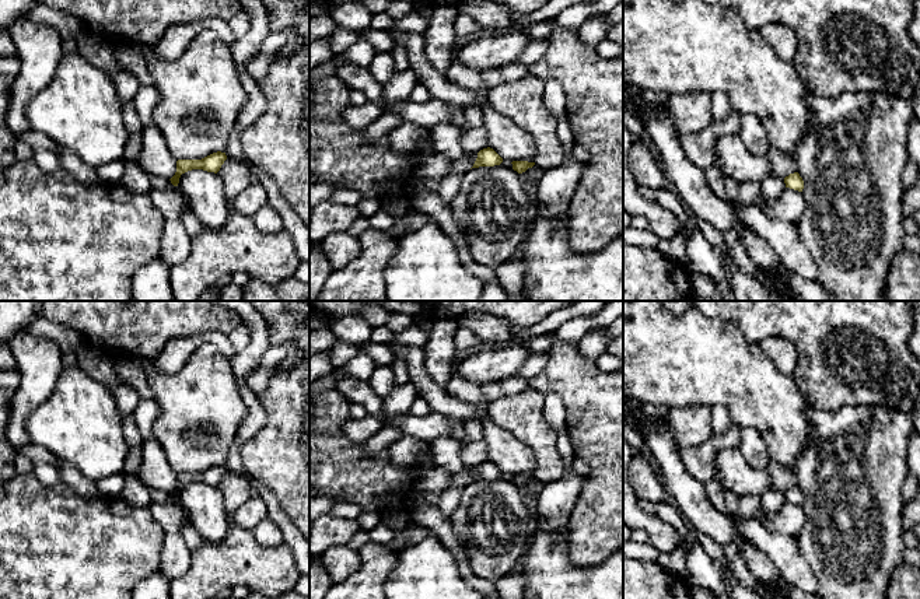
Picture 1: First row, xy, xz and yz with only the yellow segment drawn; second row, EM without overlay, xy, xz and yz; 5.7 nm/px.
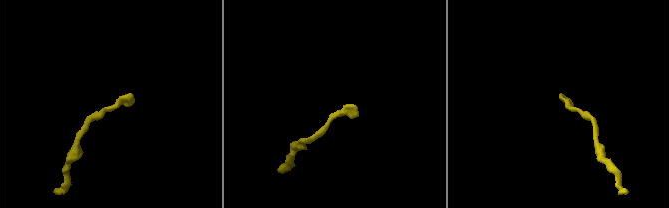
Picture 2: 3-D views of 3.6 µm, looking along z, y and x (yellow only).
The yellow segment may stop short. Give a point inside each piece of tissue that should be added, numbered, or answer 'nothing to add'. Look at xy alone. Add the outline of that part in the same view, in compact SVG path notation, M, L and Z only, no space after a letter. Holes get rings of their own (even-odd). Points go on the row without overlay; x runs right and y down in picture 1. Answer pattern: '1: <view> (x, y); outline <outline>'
nothing to add

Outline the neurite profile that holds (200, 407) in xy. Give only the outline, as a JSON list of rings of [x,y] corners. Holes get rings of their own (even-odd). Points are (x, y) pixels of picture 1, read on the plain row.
[[[211,343],[200,344],[176,374],[155,368],[153,360],[144,360],[144,371],[160,406],[153,424],[153,435],[165,452],[176,473],[202,473],[213,466],[225,466],[237,434],[248,414],[239,393],[231,360]]]

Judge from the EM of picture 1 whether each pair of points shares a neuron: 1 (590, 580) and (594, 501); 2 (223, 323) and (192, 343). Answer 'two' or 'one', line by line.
1: two
2: two

